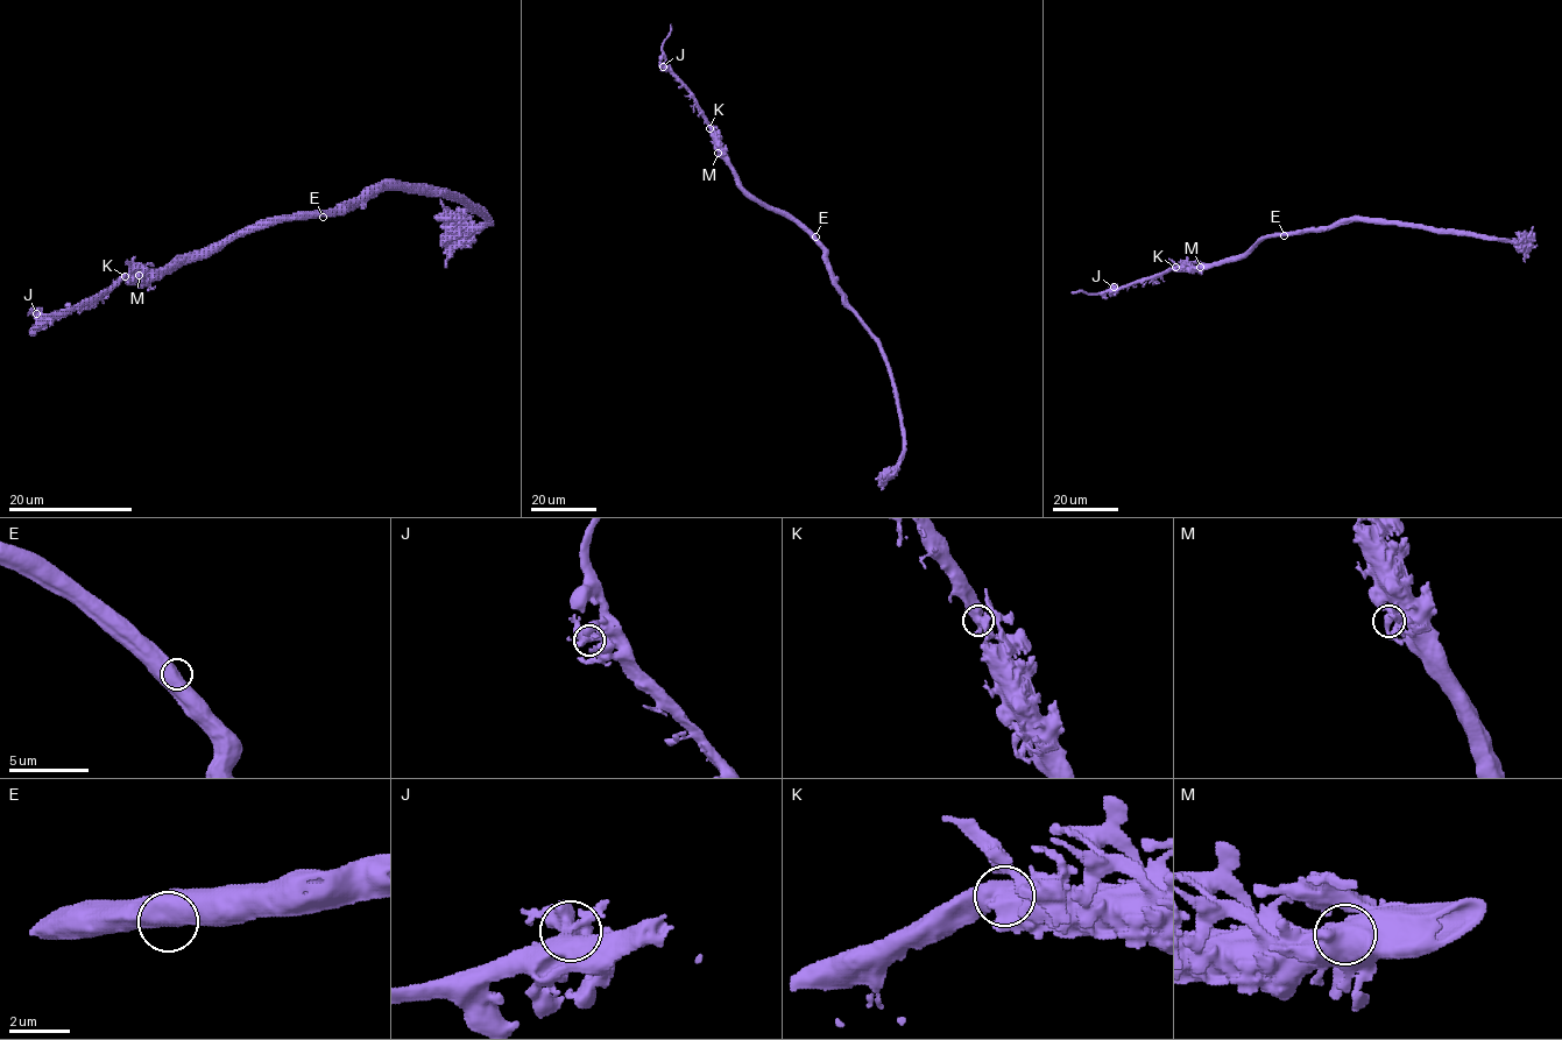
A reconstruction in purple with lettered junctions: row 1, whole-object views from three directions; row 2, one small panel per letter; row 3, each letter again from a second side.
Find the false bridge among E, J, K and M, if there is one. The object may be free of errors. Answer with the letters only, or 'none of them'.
K

